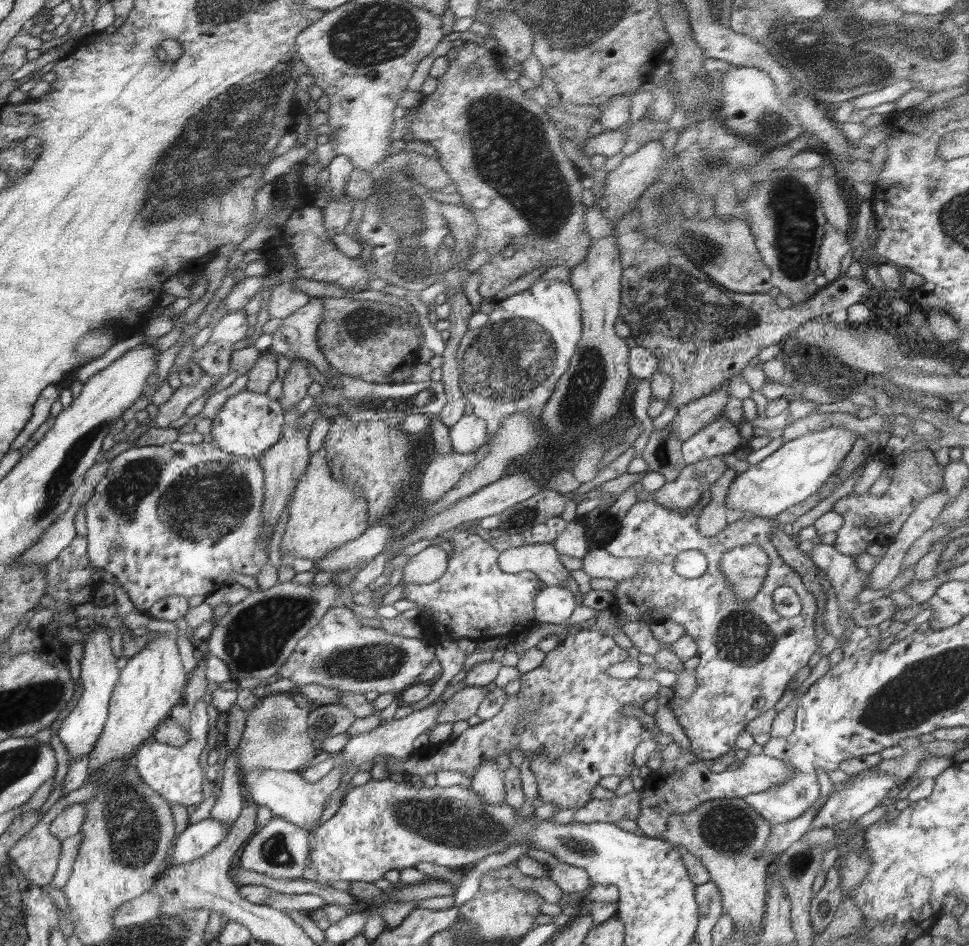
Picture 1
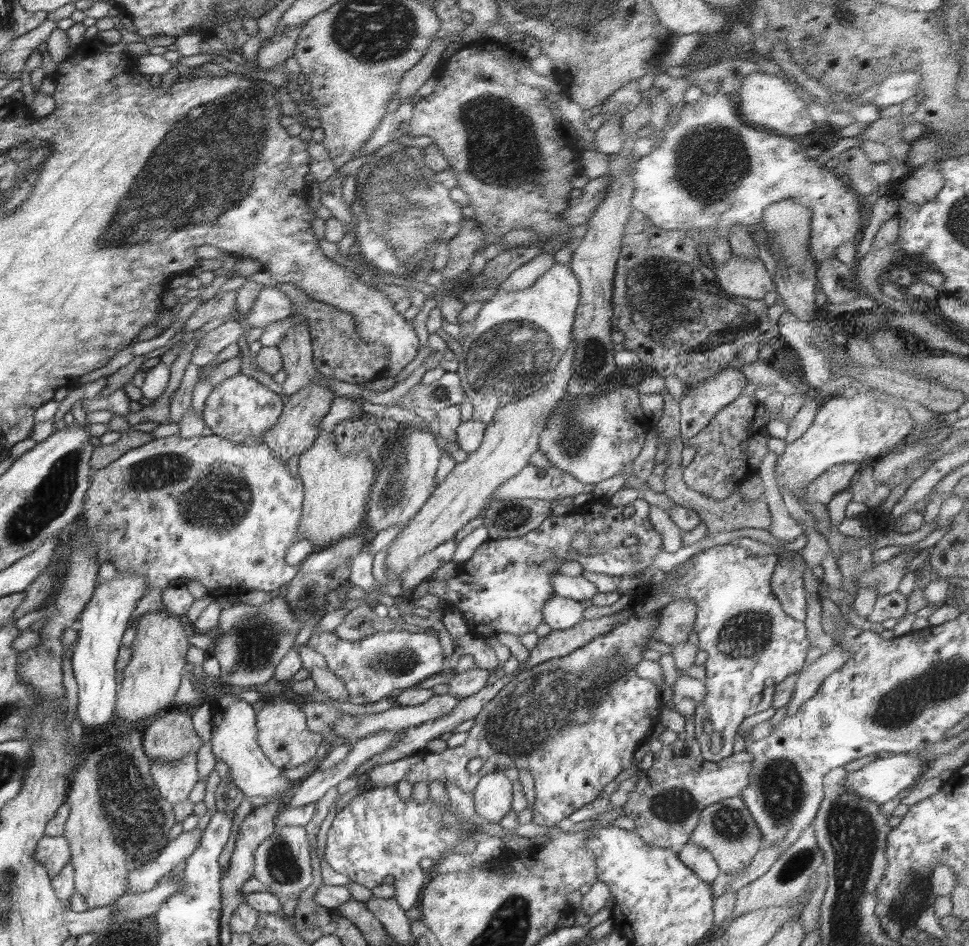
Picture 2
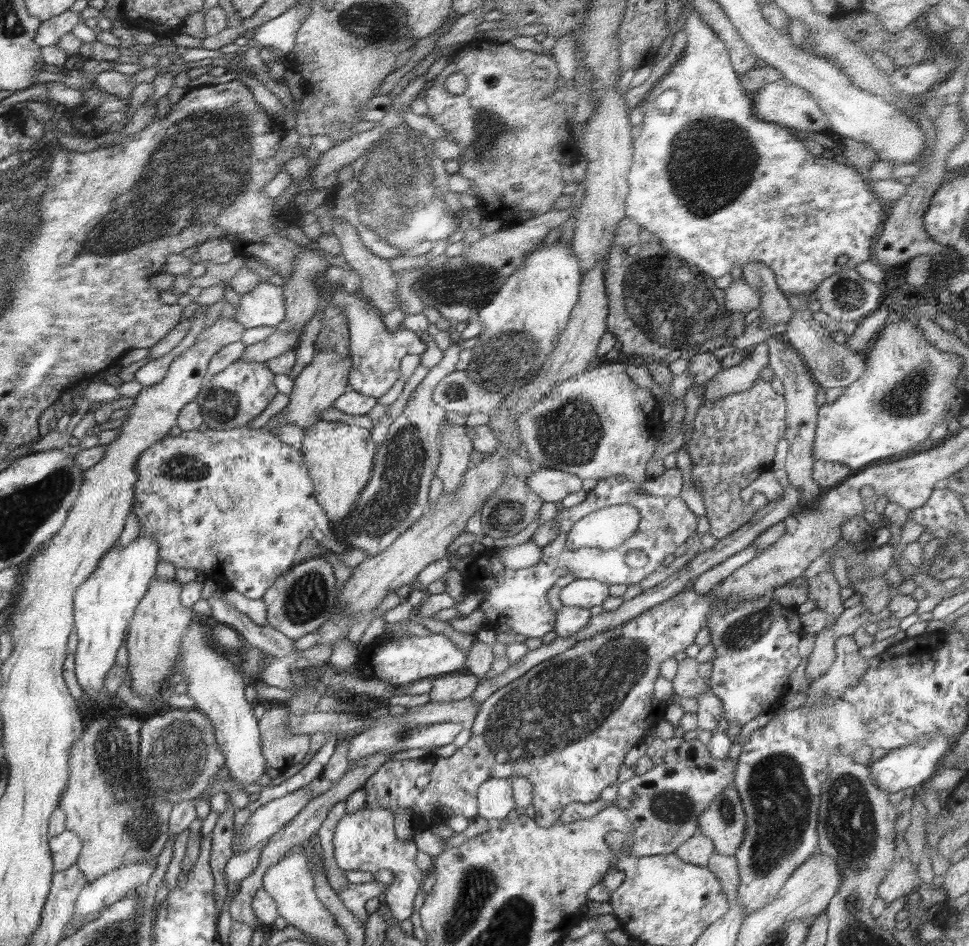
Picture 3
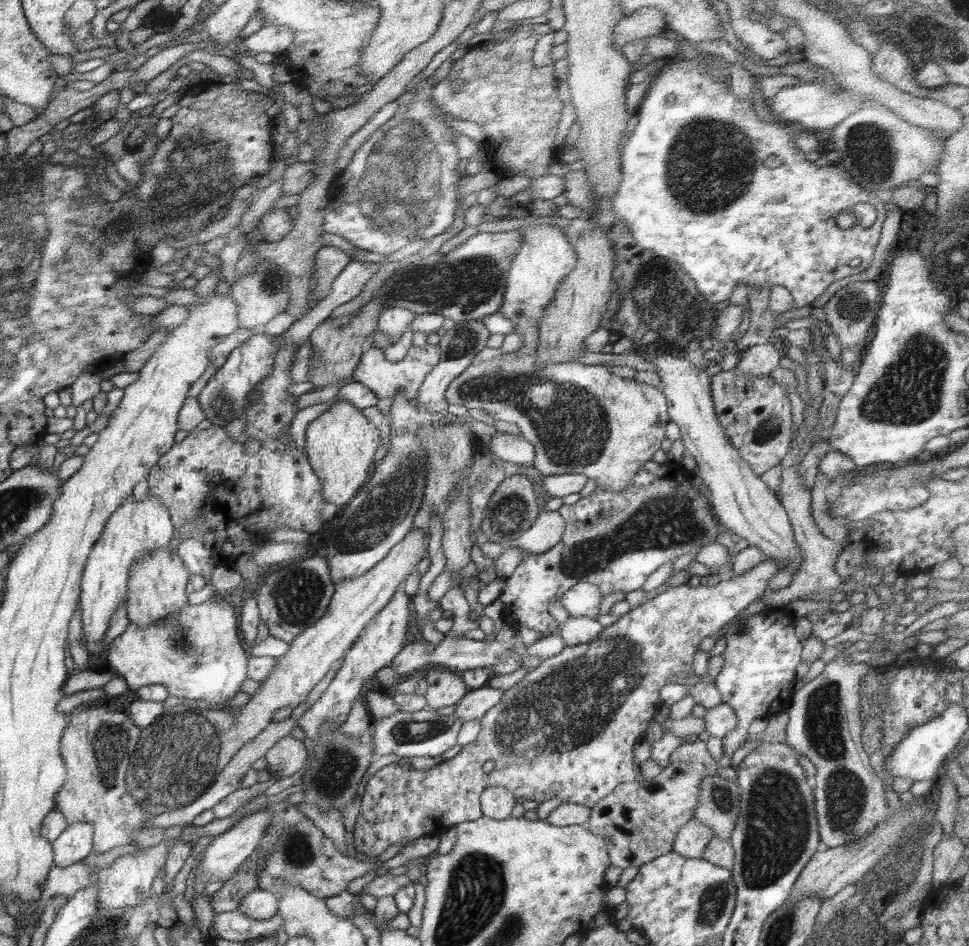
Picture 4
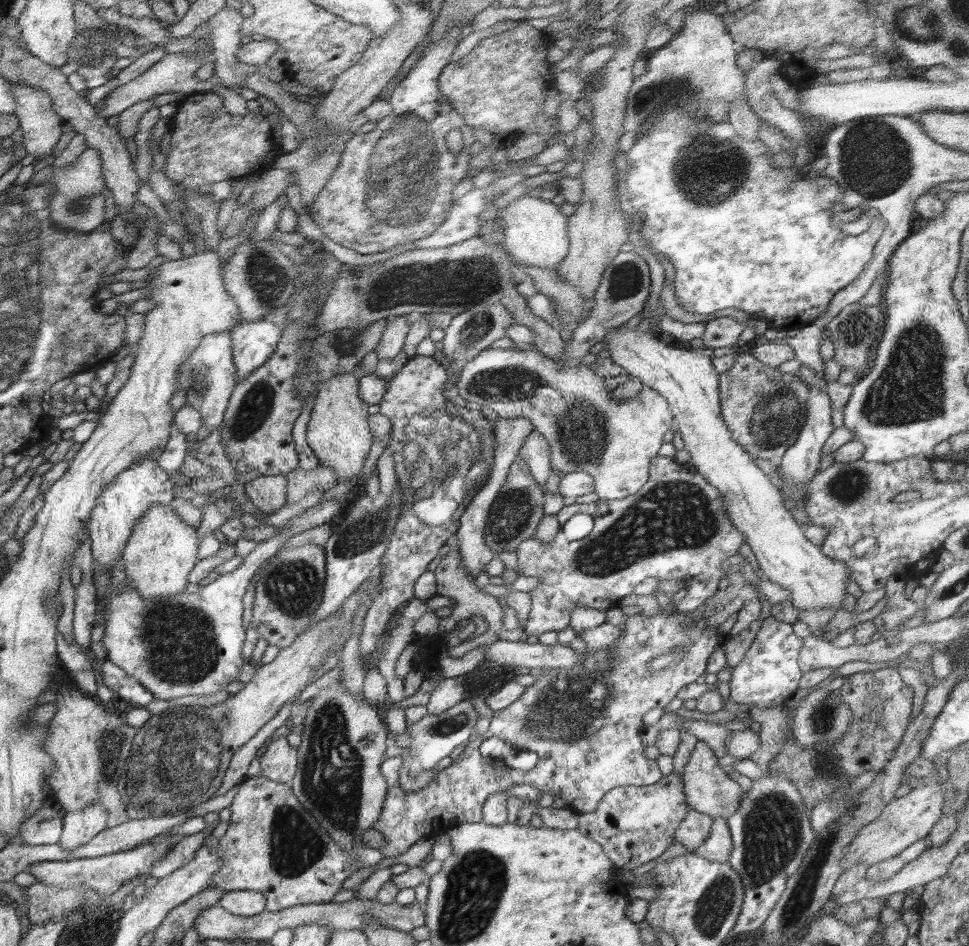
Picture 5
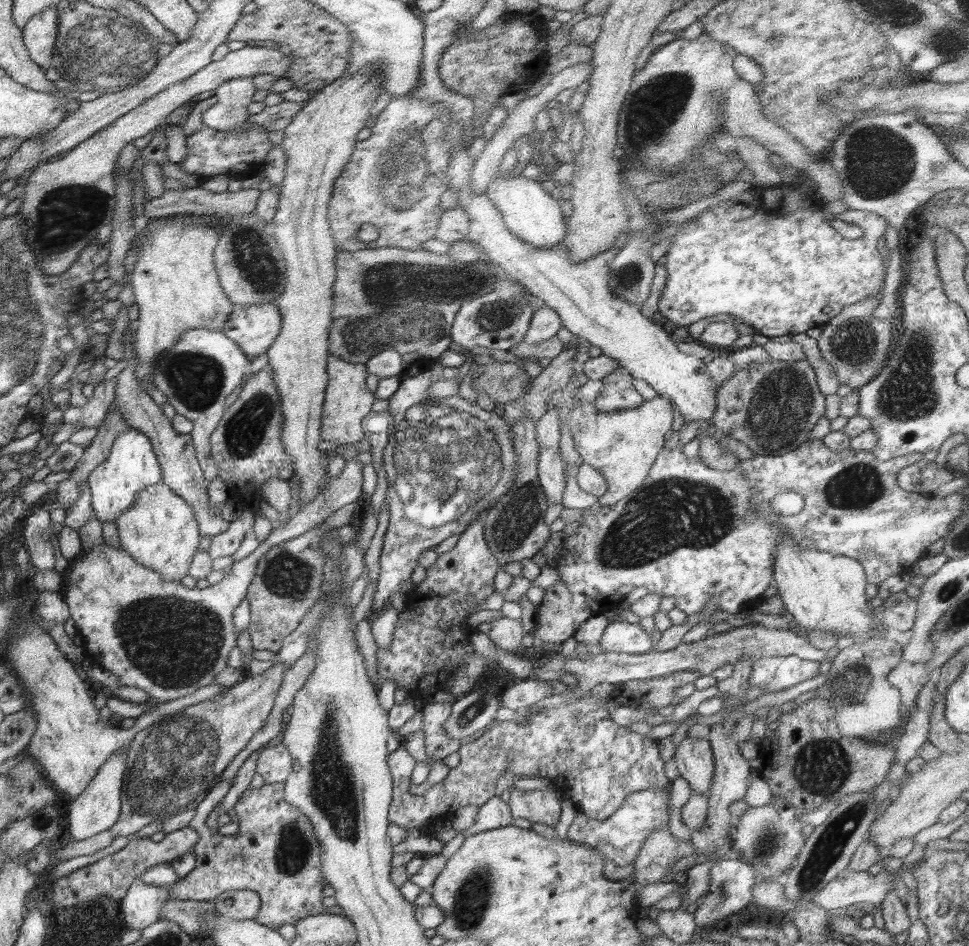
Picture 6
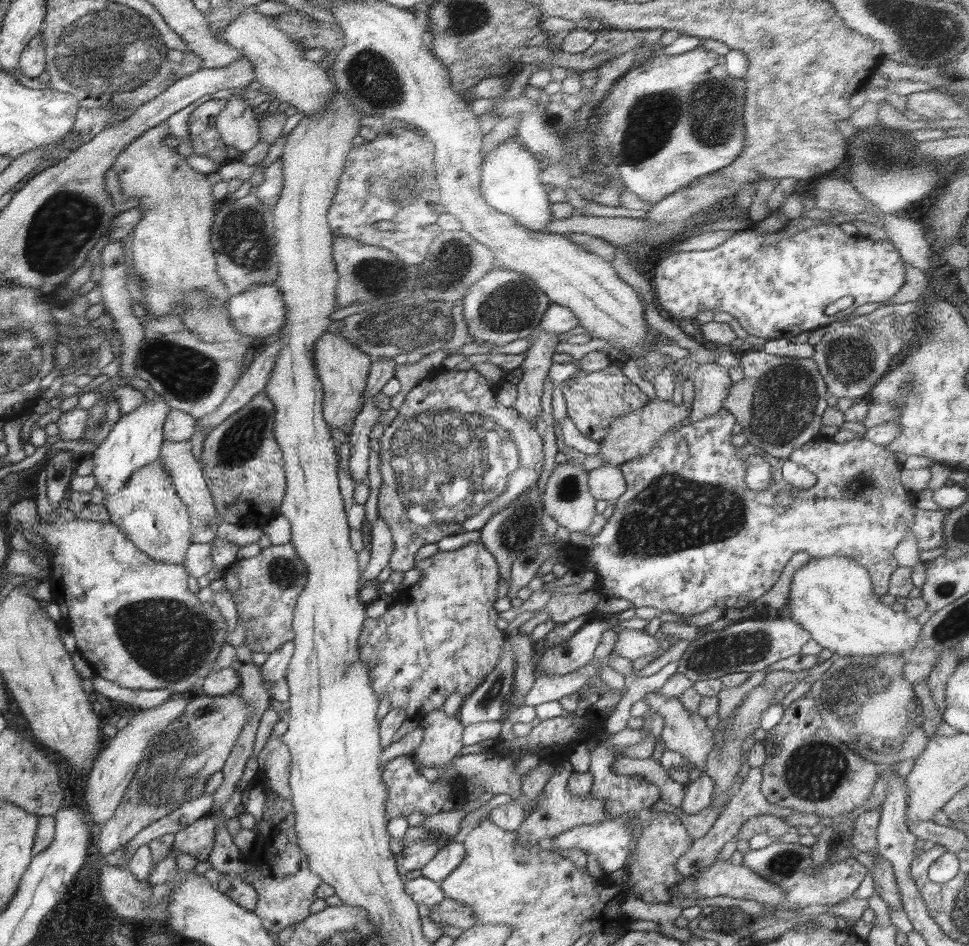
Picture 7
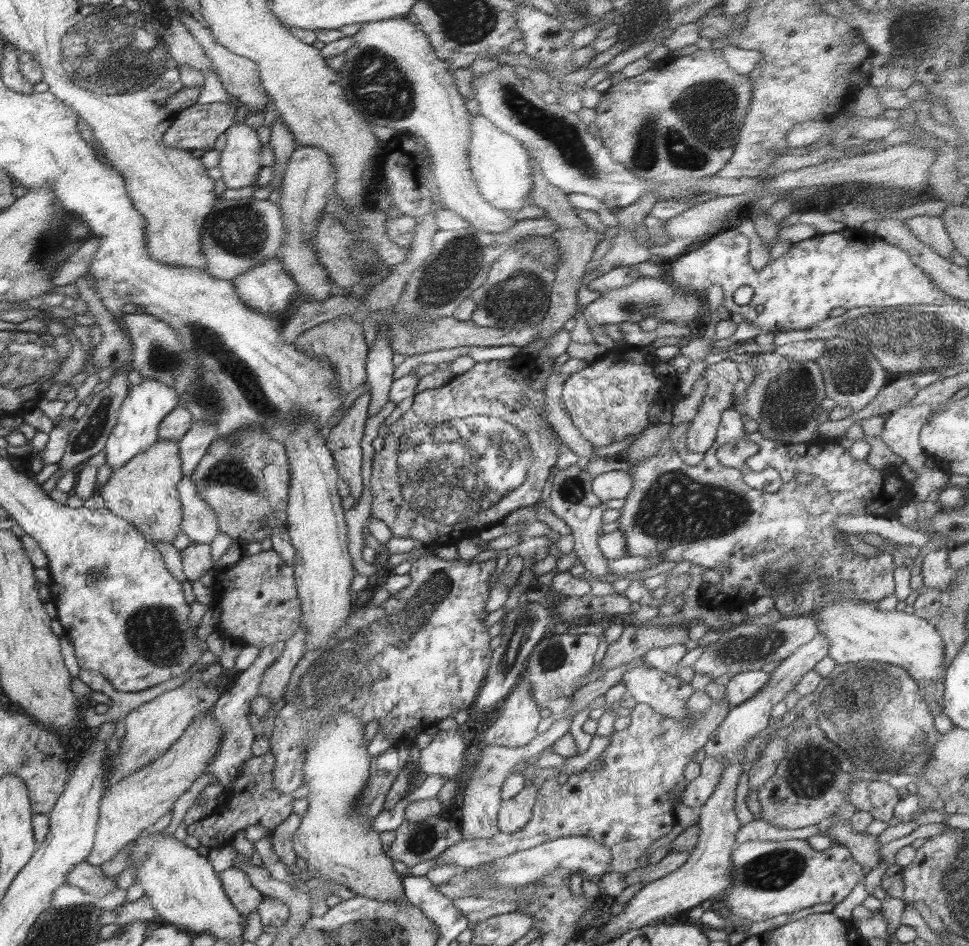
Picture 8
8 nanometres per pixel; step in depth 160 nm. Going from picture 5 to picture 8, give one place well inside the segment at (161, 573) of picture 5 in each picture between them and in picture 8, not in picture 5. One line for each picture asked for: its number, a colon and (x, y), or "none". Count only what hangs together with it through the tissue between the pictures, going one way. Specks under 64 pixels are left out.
6: (161, 530)
7: (148, 509)
8: (144, 491)

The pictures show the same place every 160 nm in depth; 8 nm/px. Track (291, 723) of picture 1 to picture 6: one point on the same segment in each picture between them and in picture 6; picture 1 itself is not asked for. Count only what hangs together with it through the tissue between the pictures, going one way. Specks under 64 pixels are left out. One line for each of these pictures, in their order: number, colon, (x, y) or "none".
2: (285, 738)
3: (281, 749)
4: (287, 756)
5: (279, 762)
6: (275, 763)

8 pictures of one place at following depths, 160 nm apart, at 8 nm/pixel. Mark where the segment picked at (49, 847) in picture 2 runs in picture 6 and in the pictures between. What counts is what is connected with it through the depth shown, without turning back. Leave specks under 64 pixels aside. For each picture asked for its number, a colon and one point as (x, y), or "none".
3: (66, 847)
4: (75, 843)
5: (80, 827)
6: (98, 808)

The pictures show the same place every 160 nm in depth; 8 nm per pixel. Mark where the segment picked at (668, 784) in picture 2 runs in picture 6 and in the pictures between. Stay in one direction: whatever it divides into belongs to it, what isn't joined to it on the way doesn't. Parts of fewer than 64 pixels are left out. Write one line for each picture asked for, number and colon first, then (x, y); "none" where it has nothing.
3: (663, 804)
4: (640, 820)
5: (634, 825)
6: (619, 838)

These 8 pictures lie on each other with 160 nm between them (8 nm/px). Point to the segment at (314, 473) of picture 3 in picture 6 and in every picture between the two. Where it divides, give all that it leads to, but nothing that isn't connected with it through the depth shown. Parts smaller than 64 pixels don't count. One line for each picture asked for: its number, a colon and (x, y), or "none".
4: (340, 444)
5: (338, 432)
6: (347, 399)

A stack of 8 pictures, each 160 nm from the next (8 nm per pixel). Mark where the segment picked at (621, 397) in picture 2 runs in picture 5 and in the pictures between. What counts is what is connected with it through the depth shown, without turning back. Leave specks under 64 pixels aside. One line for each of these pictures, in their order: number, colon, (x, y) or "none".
3: (598, 424)
4: (581, 419)
5: (614, 441)

